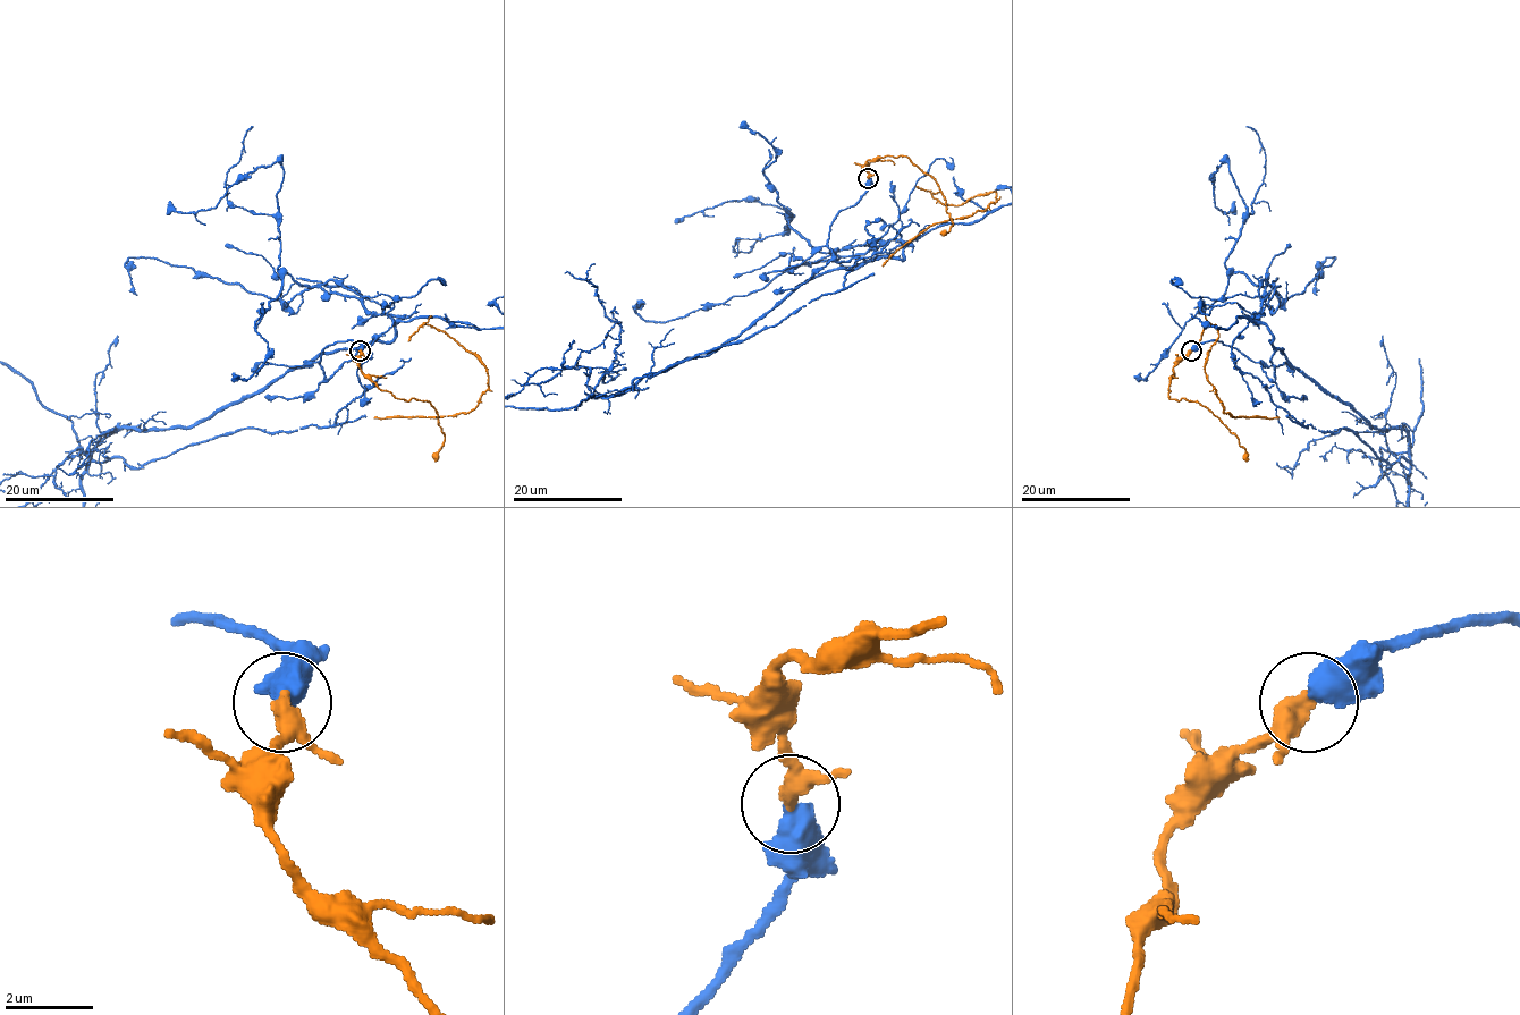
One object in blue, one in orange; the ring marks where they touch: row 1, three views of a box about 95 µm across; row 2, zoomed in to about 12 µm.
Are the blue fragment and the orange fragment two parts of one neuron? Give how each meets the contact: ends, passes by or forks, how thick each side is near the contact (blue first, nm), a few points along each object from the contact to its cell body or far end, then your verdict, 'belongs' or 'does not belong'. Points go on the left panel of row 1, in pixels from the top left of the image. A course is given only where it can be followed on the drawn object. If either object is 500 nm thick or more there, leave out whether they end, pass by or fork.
calibres 600 and 340 nm; course blue (360, 350), (337, 340), (330, 378), (353, 350), (86, 453), (19, 374); course orange (360, 350), (360, 369), (380, 389), (427, 400), (439, 425), (471, 412), (487, 368), (431, 327), (407, 340); belongs

